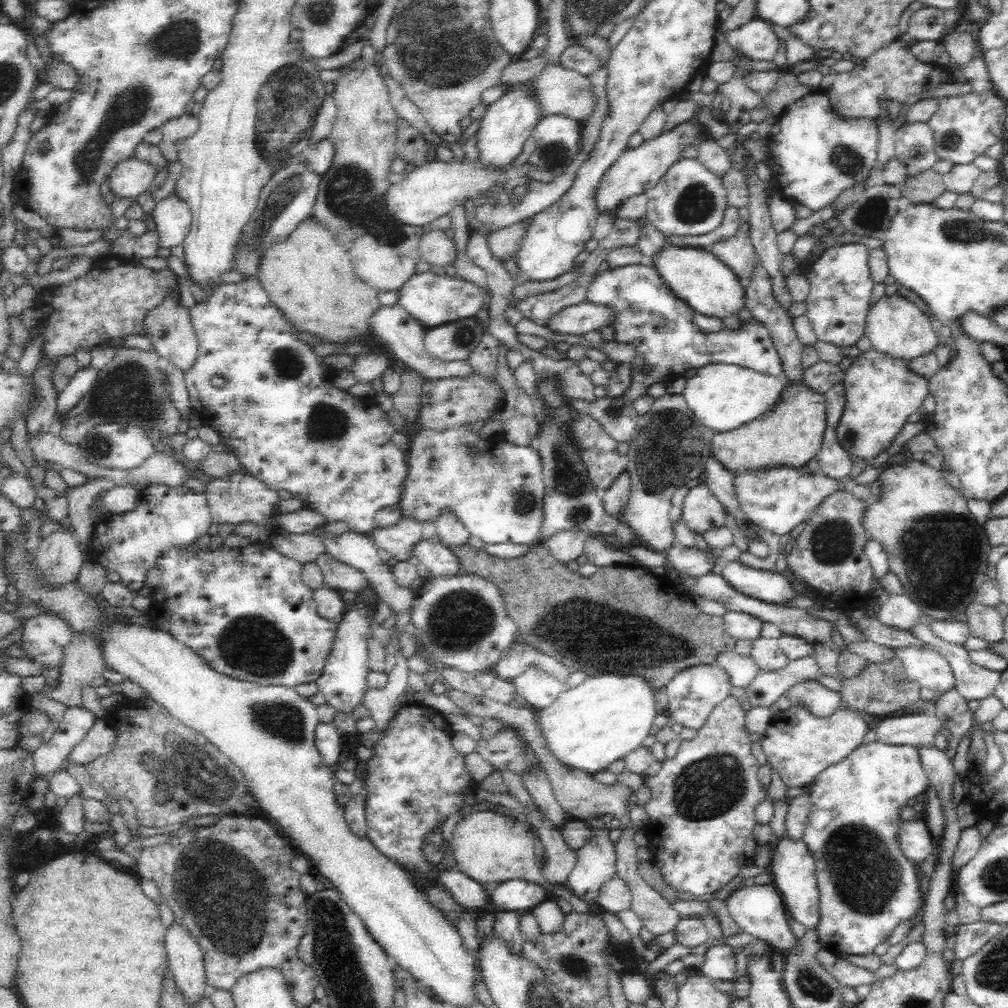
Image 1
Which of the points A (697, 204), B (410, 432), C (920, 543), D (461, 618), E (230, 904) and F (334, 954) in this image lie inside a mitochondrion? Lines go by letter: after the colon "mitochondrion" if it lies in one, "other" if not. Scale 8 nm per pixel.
A: mitochondrion
B: other
C: mitochondrion
D: mitochondrion
E: mitochondrion
F: mitochondrion

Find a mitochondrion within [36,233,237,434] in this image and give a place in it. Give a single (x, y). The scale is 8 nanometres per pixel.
(127, 390)

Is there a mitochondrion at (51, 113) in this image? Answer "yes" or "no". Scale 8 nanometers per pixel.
no

